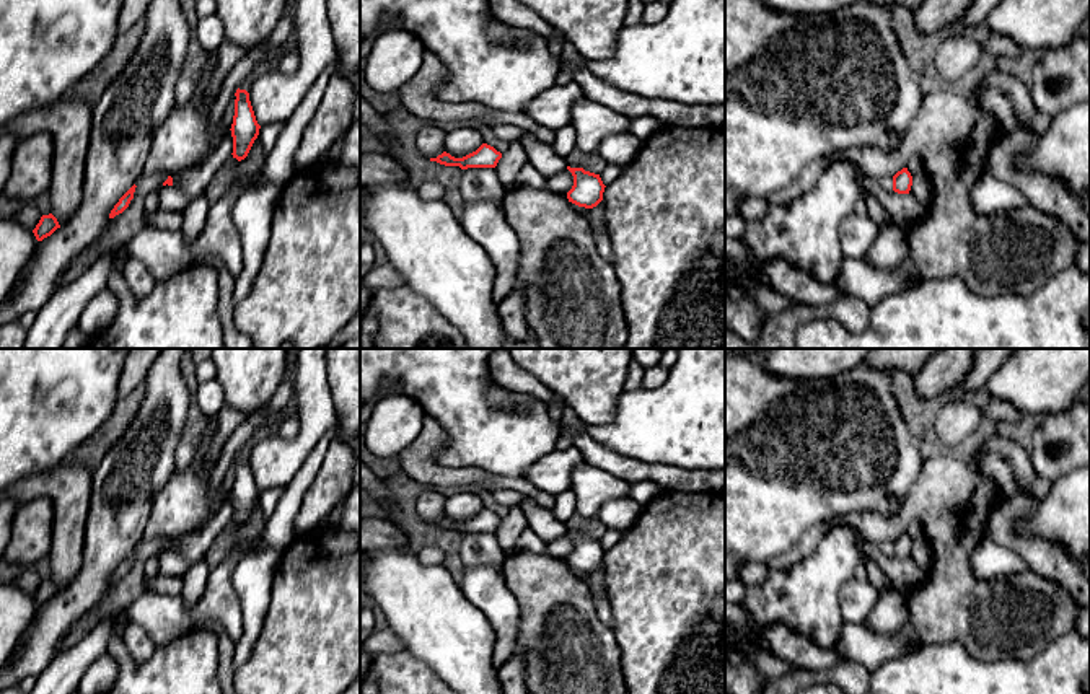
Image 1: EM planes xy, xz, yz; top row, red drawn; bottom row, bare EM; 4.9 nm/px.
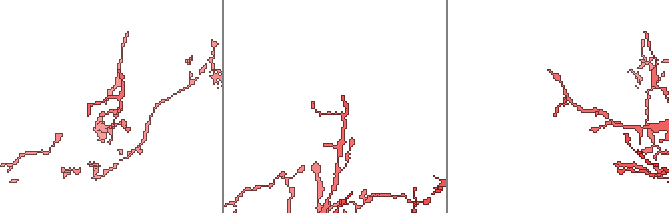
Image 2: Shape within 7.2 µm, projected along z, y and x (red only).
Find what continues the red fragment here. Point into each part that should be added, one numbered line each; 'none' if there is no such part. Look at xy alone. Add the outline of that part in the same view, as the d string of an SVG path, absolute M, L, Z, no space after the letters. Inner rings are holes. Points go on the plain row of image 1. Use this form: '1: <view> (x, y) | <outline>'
none

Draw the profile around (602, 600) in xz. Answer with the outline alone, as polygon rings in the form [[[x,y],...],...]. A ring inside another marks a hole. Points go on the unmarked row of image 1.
[[[570,567],[570,572],[588,585],[588,588],[591,591],[591,596],[593,596],[596,613],[598,613],[598,617],[606,626],[613,627],[614,626],[614,617],[613,617],[611,604],[609,604],[609,596],[606,593],[603,593],[596,585],[593,585],[590,582],[588,573],[578,572],[578,570],[572,569],[572,567]]]

